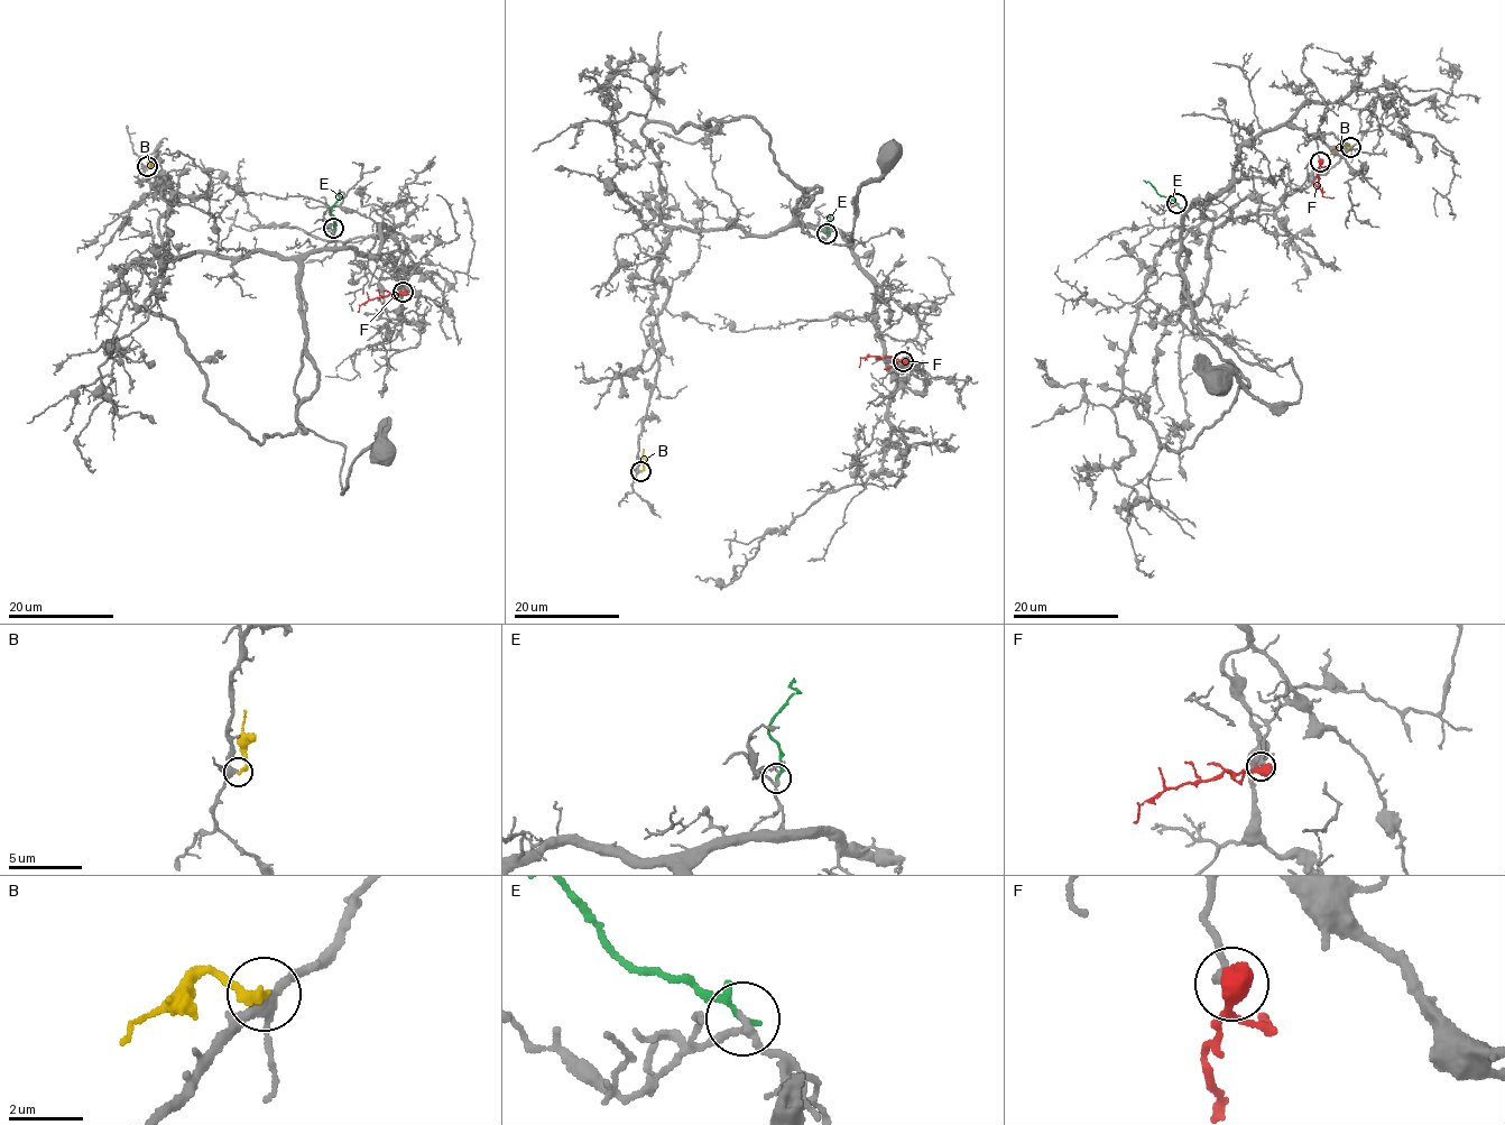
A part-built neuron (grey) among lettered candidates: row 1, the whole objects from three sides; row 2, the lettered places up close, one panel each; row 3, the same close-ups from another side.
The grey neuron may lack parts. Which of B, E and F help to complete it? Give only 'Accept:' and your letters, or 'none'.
Accept: F

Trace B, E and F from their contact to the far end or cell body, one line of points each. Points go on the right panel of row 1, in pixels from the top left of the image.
B: (1350, 147), (1340, 144), (1330, 154)
E: (1176, 203), (1143, 181)
F: (1320, 162), (1318, 187), (1323, 196), (1333, 197)

